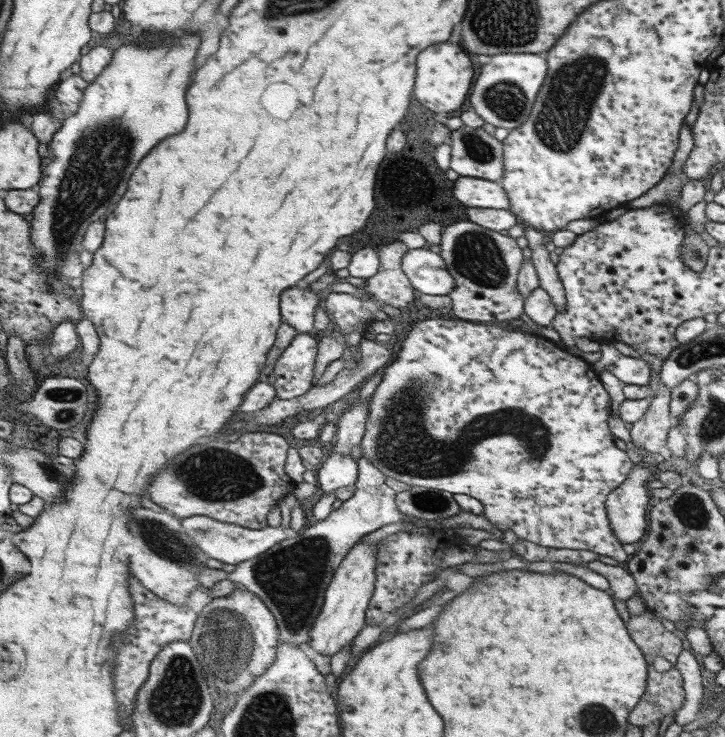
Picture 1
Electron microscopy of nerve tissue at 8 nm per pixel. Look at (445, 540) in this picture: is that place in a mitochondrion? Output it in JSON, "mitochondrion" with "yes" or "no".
{"mitochondrion":"no"}

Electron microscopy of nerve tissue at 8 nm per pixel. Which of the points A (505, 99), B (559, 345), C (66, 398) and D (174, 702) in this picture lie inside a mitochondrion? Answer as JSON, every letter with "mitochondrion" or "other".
{"A":"mitochondrion","B":"other","C":"mitochondrion","D":"mitochondrion"}

